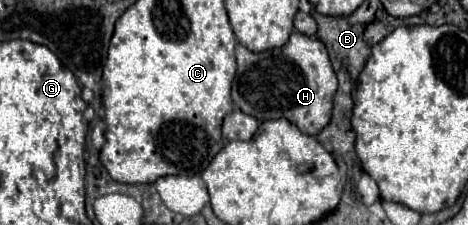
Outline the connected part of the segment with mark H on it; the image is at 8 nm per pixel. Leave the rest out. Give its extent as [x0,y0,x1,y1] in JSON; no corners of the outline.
[231,30,337,136]

